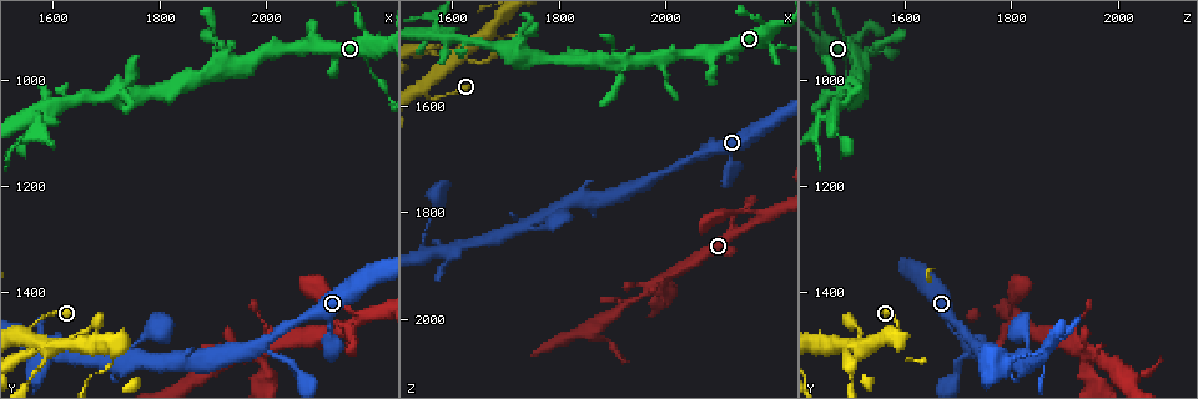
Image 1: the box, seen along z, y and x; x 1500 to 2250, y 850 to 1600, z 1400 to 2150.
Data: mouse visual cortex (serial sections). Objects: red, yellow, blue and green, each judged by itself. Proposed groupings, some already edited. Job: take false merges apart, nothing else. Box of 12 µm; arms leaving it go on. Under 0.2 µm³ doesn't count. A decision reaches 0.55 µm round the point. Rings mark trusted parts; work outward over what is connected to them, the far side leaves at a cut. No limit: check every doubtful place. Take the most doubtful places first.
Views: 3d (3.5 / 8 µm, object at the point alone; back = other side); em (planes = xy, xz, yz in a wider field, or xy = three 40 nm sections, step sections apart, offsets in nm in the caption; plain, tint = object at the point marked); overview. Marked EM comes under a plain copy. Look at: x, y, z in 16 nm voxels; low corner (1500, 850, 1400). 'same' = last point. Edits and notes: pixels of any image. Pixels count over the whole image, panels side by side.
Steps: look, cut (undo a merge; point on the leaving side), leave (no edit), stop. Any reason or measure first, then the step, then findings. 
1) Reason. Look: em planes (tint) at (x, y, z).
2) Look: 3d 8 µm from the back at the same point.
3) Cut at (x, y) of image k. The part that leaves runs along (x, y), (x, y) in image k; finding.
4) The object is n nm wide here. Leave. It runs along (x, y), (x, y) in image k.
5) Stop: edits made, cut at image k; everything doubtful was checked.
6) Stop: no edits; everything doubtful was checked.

A narrow waist. Look: 3d 3.5 µm at (1605, 1500, 1510).

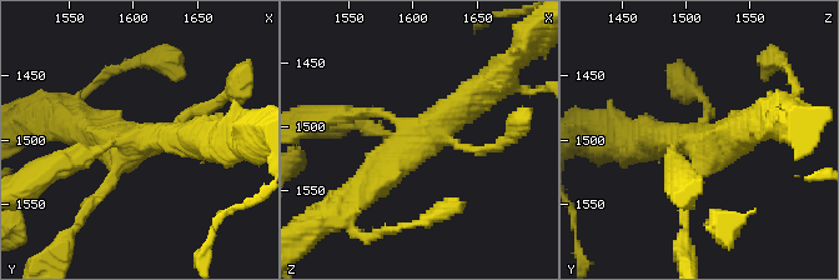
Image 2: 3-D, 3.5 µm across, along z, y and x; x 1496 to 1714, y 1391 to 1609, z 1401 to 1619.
Look: em xy step 1 (tint) at (1604, 1504, 1510).

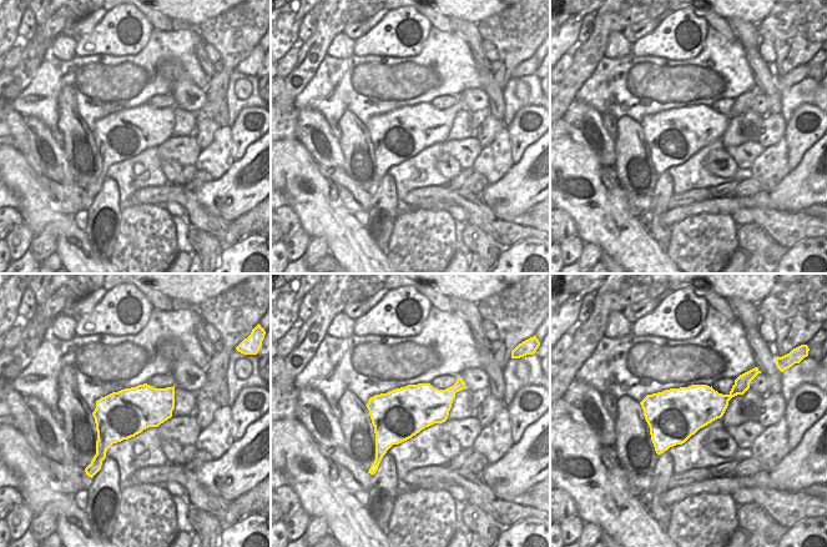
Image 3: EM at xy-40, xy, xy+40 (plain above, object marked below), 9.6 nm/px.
The object is 500 nm wide here. Leave. It runs along (352, 195), (486, 86) in image 2; all the same cell.

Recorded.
Two arms in line, one across. Look: 3d 3.5 µm at (1565, 1075, 1455).

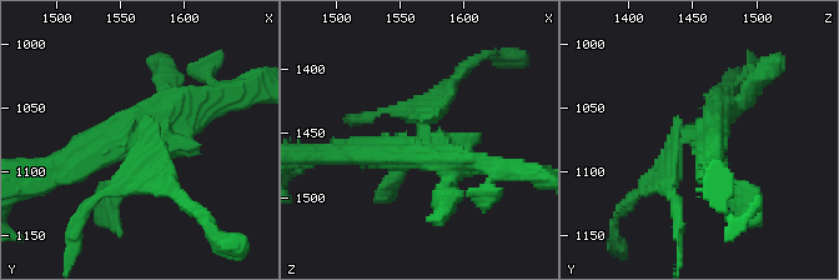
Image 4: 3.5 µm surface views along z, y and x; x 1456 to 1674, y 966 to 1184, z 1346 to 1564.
Shape alone is not enough. Look: em xy step 1 (tint) at (1568, 1072, 1460).

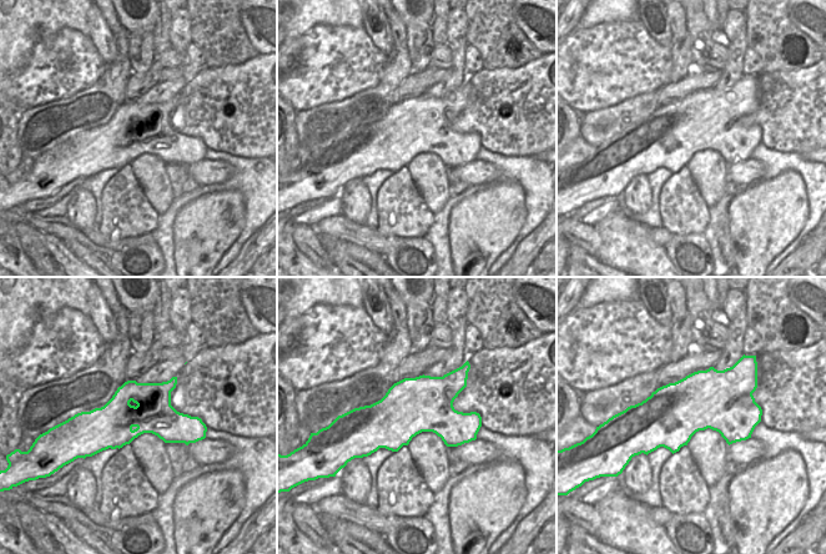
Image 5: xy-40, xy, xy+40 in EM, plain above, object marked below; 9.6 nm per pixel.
Leave. It runs along (211, 91), (66, 169) in image 4; all the same cell.

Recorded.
Three-way junction. Look: 3d 3.5 µm at (2000, 1490, 1720).

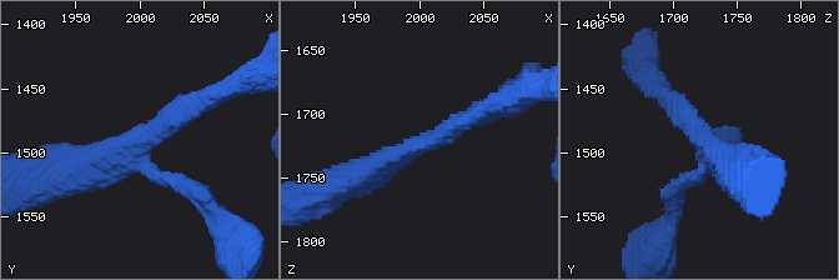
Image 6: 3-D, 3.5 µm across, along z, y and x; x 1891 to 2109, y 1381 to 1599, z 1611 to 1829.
3 arms meet here; the arms are 200, 250, 400 nm wide; need the tissue. Look: em xy step 2 (tint) at (2004, 1490, 1724).

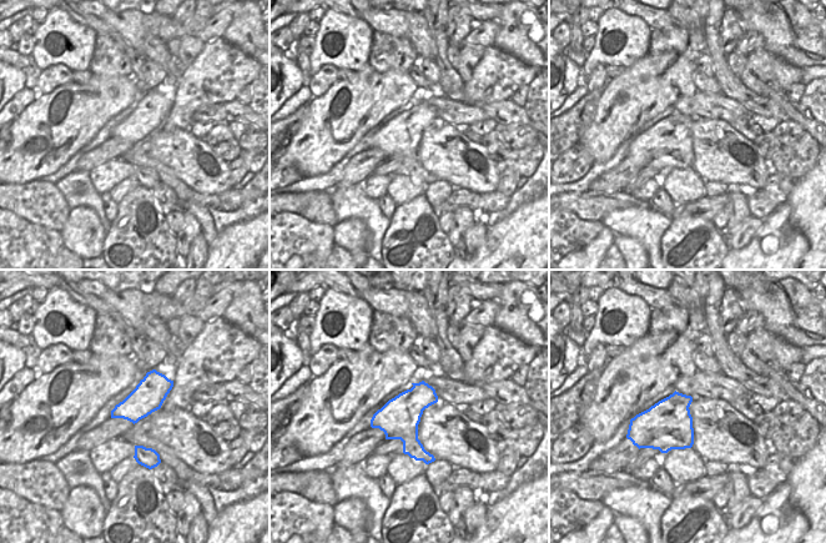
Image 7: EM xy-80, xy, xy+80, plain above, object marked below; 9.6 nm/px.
Leave. It runs along (204, 98), (93, 171), (74, 171) in image 6; all the same cell.

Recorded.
Stop: no edits; everything doubtful was checked.

